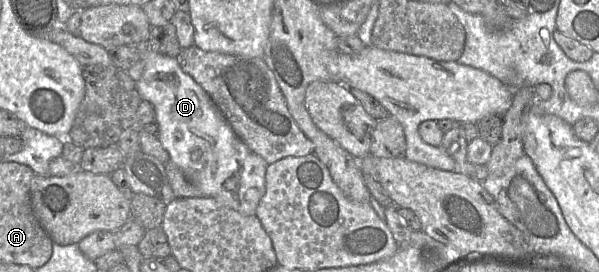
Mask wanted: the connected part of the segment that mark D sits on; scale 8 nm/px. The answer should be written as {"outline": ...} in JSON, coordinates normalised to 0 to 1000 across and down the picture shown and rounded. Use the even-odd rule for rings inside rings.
{"outline":[[[250,154],[229,165],[240,257],[227,324],[235,364],[250,375],[264,452],[262,504],[274,548],[309,654],[331,691],[341,724],[357,728],[372,754],[409,794],[424,794],[429,757],[442,713],[442,640],[447,603],[437,577],[421,559],[391,489],[372,419],[359,390],[346,342],[301,246],[294,210],[267,199],[250,173]]]}

